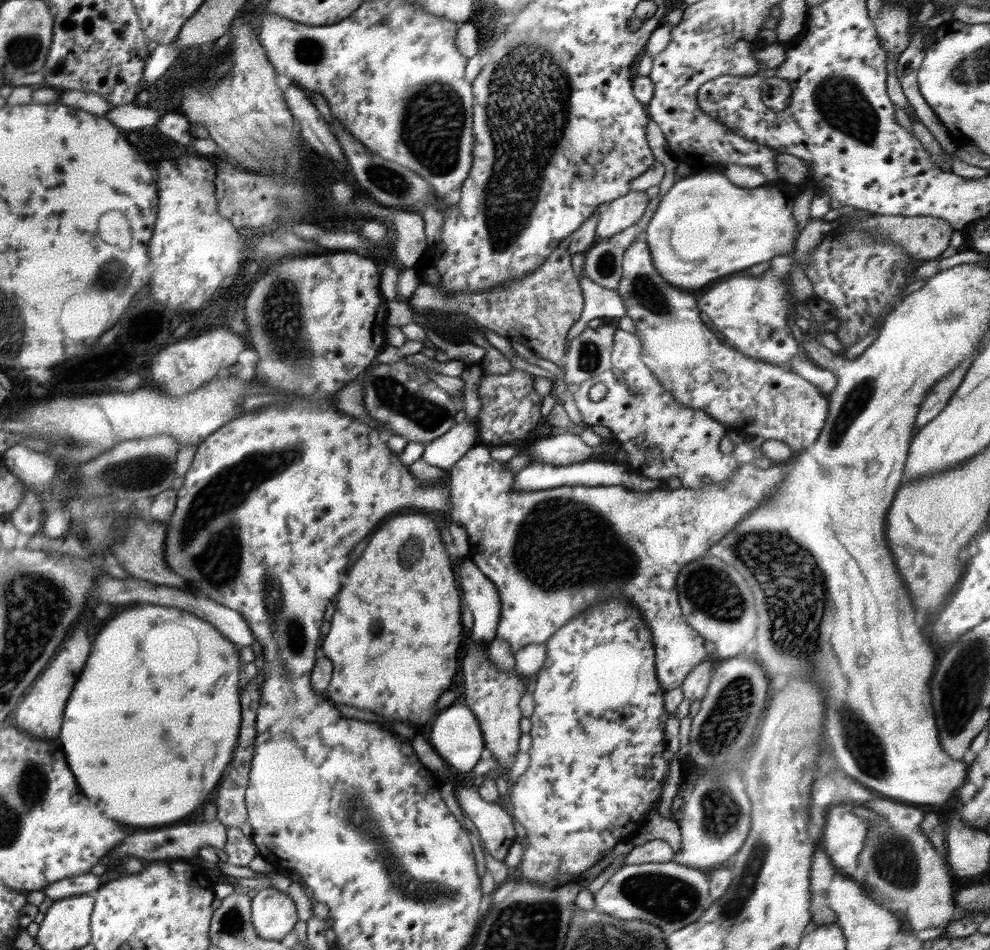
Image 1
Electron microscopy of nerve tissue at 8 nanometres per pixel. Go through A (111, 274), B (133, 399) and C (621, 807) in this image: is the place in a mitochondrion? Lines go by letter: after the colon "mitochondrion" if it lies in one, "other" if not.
A: mitochondrion
B: other
C: other

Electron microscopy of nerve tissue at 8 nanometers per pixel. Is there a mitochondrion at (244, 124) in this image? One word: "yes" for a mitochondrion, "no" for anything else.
no

